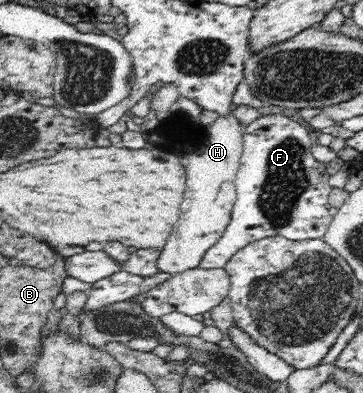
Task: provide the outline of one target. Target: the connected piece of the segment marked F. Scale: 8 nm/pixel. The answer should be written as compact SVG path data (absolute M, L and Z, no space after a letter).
M261 116L244 128L243 154L235 178L237 197L233 204L231 220L216 244L206 250L198 266L203 269L225 268L236 251L262 238L272 236L283 236L288 240L323 238L333 218L334 211L328 203L328 194L332 191L332 187L328 185L330 175L326 171L326 166L317 162L310 154L312 148L312 138L306 128L286 116Z

